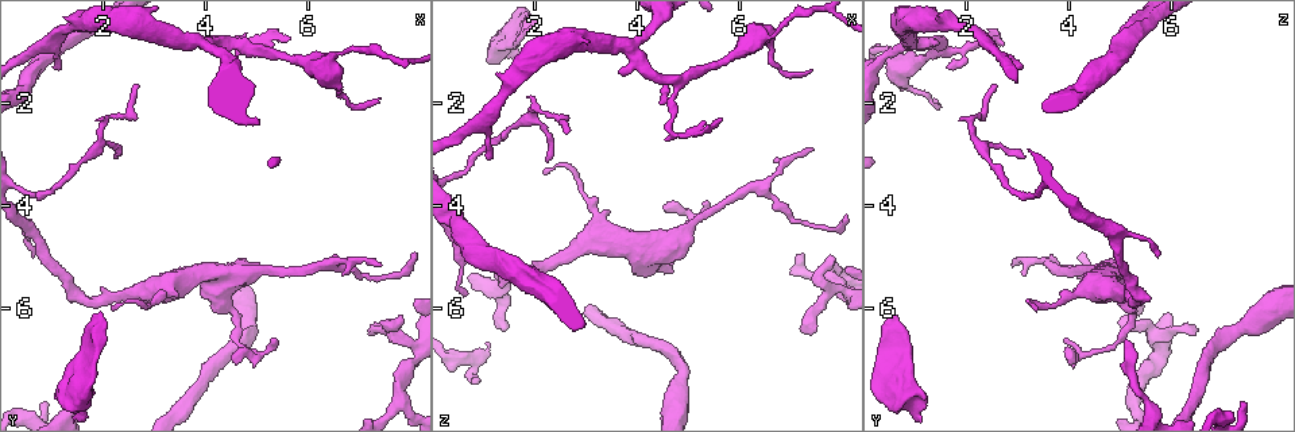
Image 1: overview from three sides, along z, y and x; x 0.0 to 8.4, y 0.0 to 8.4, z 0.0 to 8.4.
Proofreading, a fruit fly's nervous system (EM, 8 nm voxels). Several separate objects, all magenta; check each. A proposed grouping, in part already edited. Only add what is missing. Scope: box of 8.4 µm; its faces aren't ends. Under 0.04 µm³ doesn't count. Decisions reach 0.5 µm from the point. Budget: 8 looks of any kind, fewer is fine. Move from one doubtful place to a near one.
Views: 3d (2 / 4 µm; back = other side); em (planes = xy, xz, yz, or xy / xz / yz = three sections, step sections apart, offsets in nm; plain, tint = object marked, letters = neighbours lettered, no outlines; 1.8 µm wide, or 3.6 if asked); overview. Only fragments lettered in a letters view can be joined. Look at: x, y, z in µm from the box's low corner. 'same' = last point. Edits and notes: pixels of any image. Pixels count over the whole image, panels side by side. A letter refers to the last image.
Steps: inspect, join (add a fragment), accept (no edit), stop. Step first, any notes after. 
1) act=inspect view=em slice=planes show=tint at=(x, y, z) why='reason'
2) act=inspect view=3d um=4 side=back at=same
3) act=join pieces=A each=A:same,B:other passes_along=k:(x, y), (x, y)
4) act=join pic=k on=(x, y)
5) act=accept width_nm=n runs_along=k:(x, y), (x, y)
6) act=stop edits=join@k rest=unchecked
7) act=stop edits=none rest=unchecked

act=inspect view=em slice=planes show=letters at=(1.10, 7.75, 1.20) why='branch stops here'

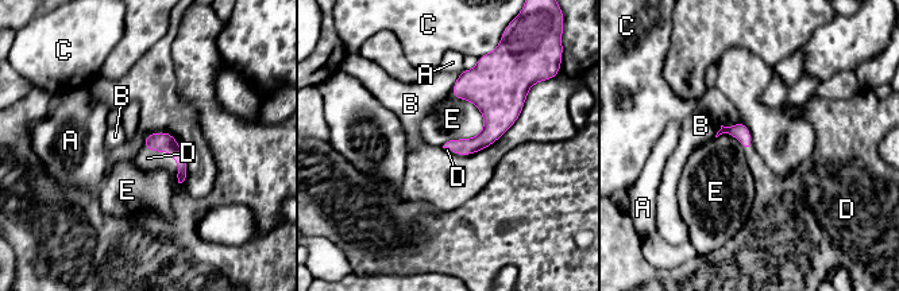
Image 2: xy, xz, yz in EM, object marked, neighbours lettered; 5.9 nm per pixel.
act=join pic=2 on=(147, 158) each=A:other,B:other,C:other,D:same,E:other found='it goes on there'

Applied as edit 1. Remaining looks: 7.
act=inspect view=em slice=xz step=16 show=tint at=(2.20, 6.00, 3.35) why='free end'

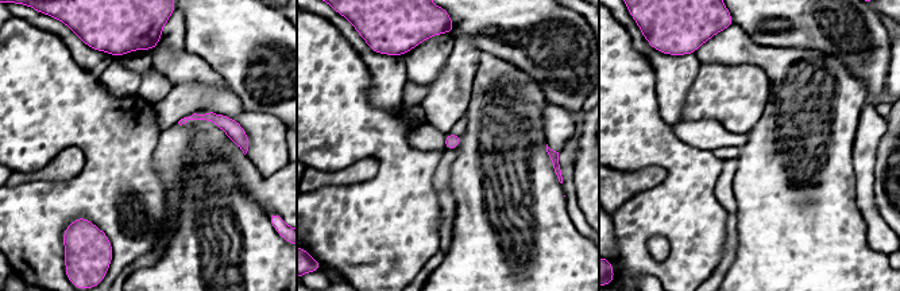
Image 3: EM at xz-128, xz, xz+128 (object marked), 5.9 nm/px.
act=inspect view=em slice=xy step=16 show=letters at=same

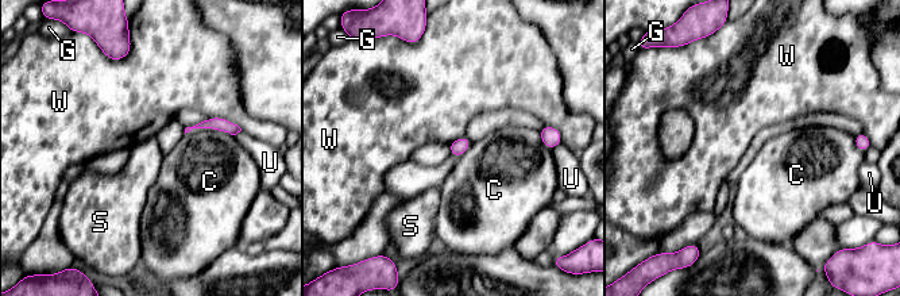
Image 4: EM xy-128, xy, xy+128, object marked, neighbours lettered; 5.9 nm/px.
act=accept width_nm=100 each=C:other,G:other,S:other,U:other,W:other border=4:(240, 130), (234, 135) found='none of them fits'

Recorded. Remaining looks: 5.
act=inspect view=3d um=4 side=back at=(3.90, 0.80, 0.90) why='thin neck'

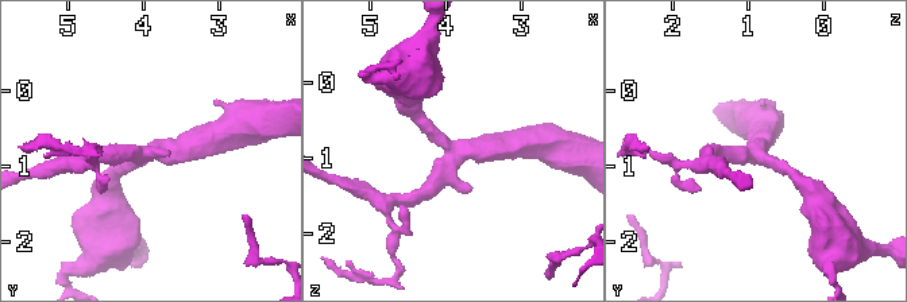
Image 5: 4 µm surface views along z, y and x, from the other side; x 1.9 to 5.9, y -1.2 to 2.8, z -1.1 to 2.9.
act=inspect view=em um=3.6 slice=planes show=tint at=(4.00, 0.85, 0.90) why='shape alone is not enough'

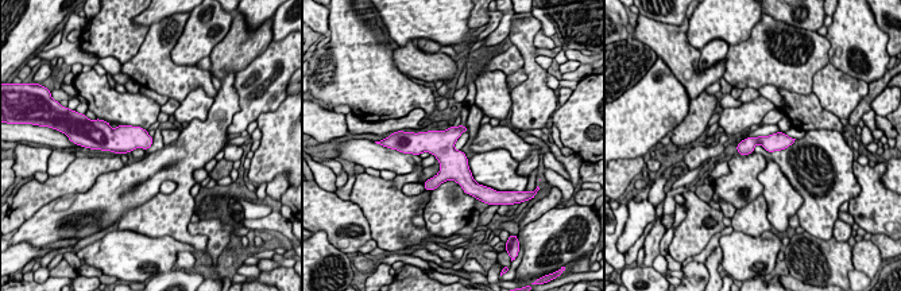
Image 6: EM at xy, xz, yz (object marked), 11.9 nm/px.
act=inspect view=em um=3.6 slice=planes show=letters at=same

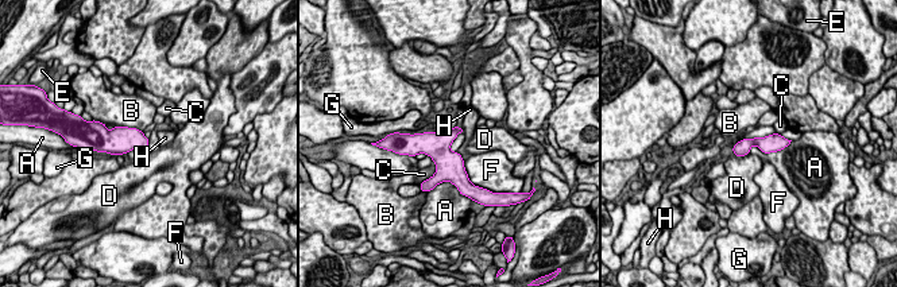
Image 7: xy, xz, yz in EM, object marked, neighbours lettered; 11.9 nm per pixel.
act=accept each=A:other,B:other,C:other,D:other,E:other,F:other,G:other,H:other border=7:(791, 140), (749, 152) found='no lettered fragment goes on from it'

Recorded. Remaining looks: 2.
act=stop edits=join@2 rest=unchecked

